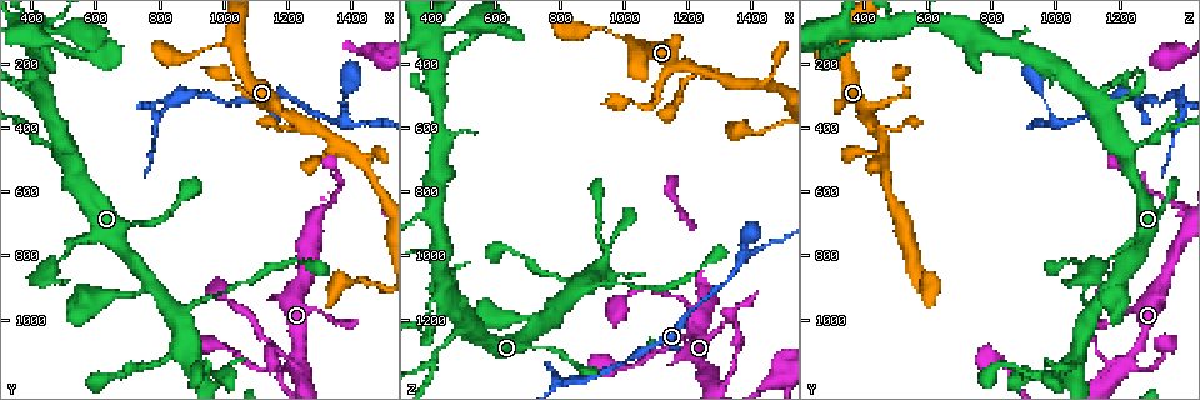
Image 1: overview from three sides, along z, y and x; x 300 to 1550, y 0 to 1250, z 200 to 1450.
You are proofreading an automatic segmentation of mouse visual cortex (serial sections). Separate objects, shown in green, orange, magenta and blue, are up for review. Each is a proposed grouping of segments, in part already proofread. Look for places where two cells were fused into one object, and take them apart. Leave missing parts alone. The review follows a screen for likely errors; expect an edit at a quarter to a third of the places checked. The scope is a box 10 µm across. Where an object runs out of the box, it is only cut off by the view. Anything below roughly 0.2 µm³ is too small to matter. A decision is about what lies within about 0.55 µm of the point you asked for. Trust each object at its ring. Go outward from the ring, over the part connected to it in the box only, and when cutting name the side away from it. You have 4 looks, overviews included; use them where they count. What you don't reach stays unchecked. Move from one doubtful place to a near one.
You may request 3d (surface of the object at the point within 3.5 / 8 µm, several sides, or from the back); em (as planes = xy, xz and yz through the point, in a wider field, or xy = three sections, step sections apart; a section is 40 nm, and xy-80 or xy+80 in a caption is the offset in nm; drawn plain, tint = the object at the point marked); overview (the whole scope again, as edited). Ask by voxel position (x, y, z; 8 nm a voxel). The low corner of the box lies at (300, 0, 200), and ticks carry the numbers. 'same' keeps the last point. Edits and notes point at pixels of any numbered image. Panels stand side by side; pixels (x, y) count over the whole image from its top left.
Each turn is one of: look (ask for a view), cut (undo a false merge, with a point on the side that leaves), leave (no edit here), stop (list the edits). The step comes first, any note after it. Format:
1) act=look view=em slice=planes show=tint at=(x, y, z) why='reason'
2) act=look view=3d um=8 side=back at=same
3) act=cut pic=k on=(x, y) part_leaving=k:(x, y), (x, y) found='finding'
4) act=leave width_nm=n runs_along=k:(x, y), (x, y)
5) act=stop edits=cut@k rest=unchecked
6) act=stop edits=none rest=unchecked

act=look view=3d um=3.5 at=(1370, 390, 1020)

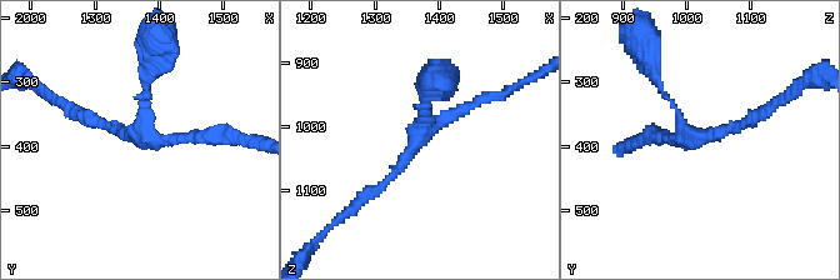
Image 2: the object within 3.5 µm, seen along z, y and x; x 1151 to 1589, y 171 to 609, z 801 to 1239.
act=leave runs_along=2:(366, 195), (420, 138), (428, 93) found='all the same cell'

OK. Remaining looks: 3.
act=look view=3d um=3.5 at=(400, 420, 1340) why='narrows sharply'

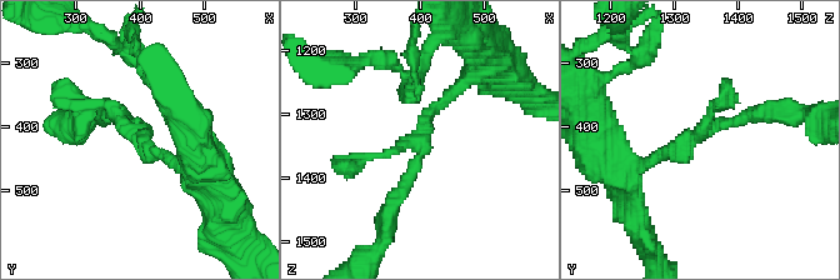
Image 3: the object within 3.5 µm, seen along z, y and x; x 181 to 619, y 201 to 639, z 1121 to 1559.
act=look view=em slice=xy step=2 show=tint at=(400, 415, 1340) arms=3 arm_widths_nm=100,200,200 why='now the EM'

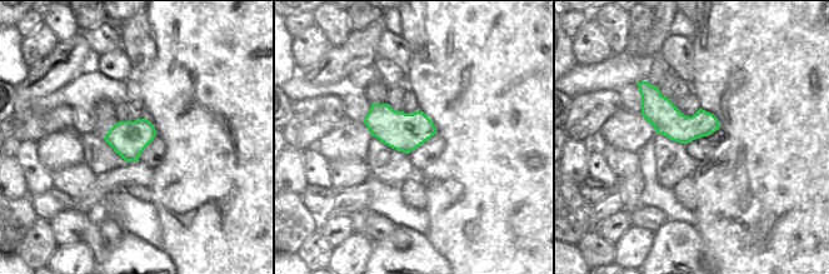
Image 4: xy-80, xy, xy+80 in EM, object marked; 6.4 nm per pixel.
act=look view=em slice=xy step=1 show=tint at=same

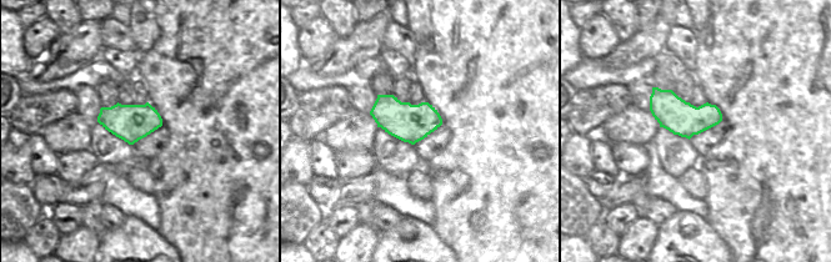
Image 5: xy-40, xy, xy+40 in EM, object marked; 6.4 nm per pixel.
act=leave runs_along=3:(465, 80), (426, 115), (391, 205) found='continuous, no second cell'

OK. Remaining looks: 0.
act=stop edits=none rest=unchecked

